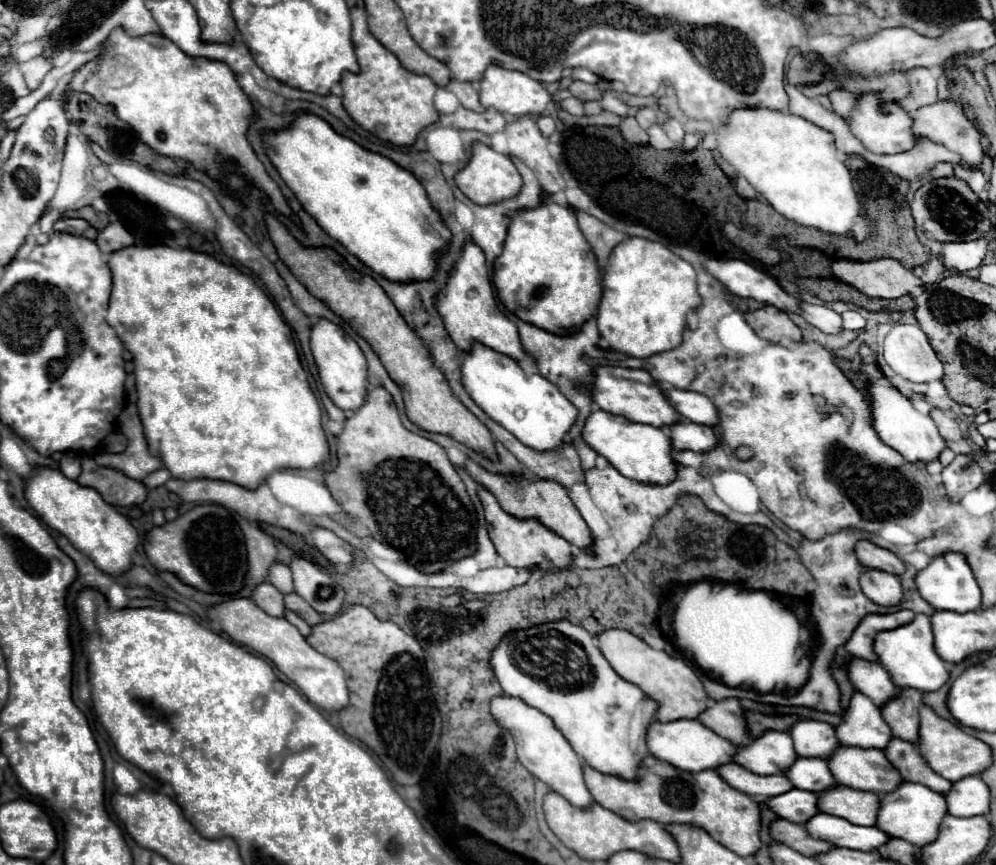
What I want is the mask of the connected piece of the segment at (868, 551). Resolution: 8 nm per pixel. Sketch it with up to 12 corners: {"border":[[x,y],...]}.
{"border":[[858,542],[856,554],[866,568],[902,576],[906,566],[890,550]]}

